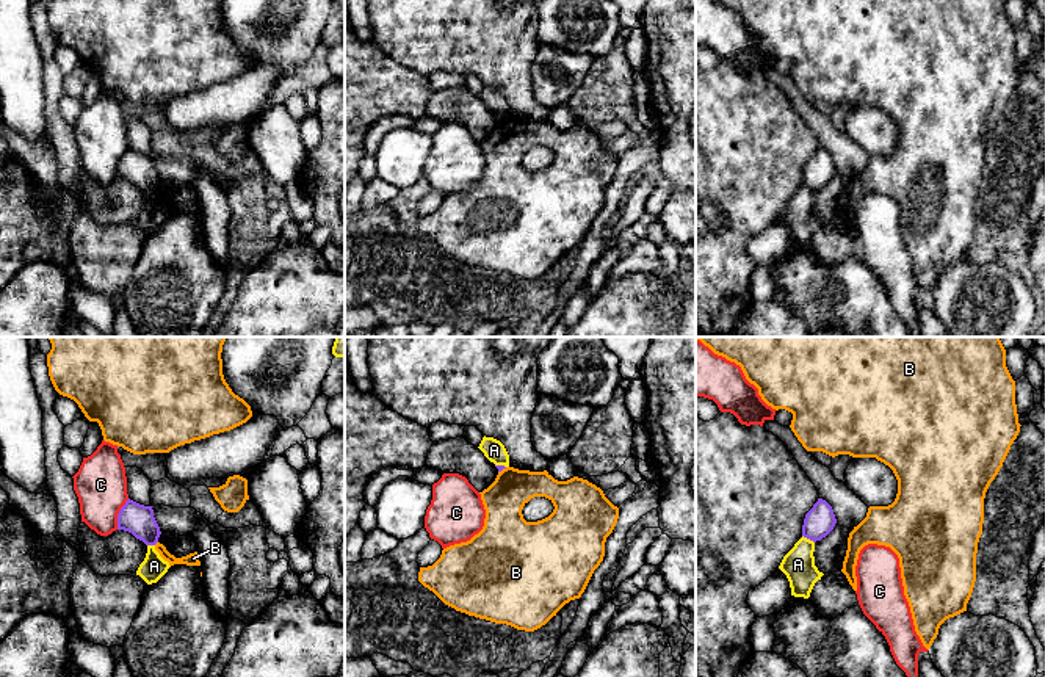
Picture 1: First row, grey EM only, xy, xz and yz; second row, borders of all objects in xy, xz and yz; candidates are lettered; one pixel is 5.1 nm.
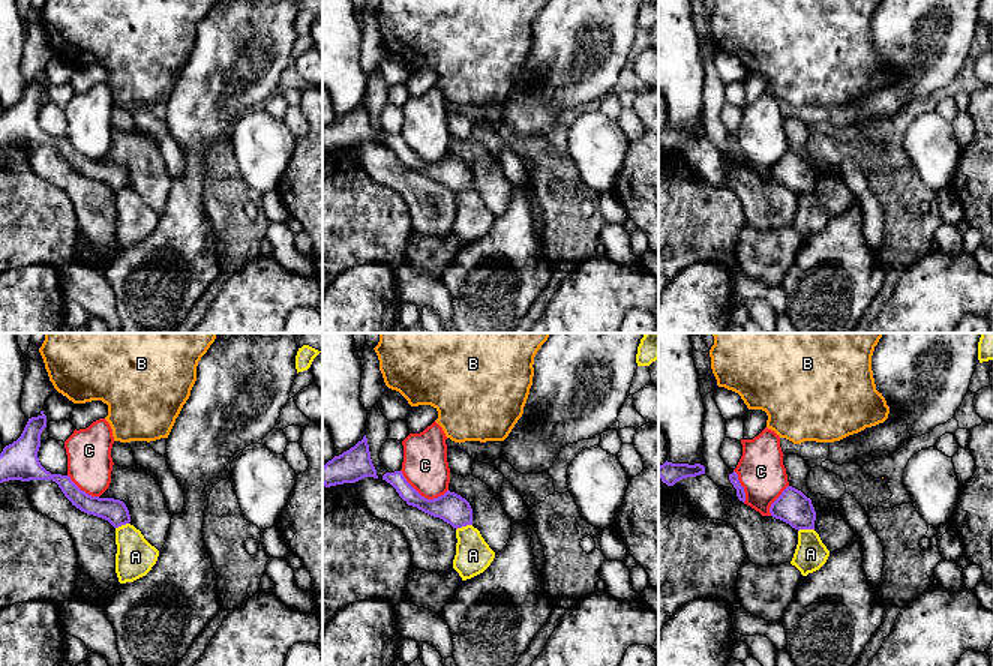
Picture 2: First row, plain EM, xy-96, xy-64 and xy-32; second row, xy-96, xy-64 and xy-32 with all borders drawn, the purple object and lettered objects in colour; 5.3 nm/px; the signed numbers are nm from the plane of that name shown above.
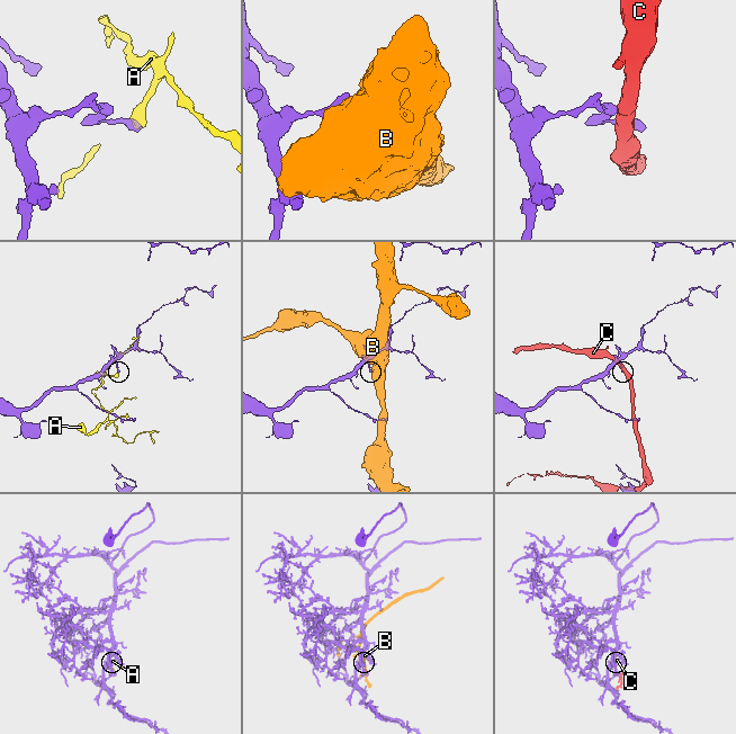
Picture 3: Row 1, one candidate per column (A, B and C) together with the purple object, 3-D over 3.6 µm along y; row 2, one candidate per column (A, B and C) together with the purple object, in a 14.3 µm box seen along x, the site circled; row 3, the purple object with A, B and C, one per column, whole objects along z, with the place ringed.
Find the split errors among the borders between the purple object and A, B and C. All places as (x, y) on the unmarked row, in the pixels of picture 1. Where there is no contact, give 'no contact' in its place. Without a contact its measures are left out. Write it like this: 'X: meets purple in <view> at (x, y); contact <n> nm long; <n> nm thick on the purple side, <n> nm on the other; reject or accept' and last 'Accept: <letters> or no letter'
A: meets purple in yz at (809, 187); contact 80 nm long; 160 nm thick on the purple side, 170 nm on the other; reject
B: meets purple in xy at (155, 191); contact 30 nm long; 160 nm thick on the purple side, 60 nm on the other; reject
C: meets purple in xy at (118, 163); contact 170 nm long; 160 nm thick on the purple side, 280 nm on the other; reject
Accept: no letter

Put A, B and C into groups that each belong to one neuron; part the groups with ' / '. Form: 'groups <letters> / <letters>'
groups A / B / C

